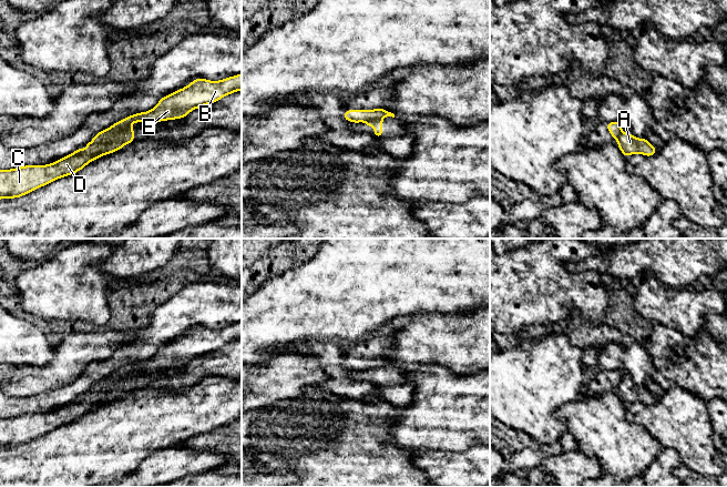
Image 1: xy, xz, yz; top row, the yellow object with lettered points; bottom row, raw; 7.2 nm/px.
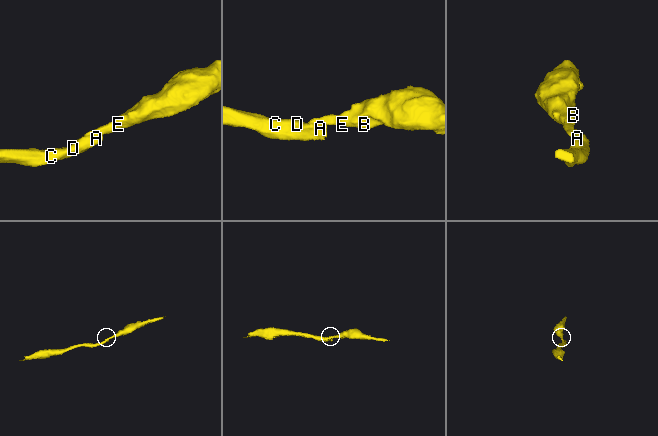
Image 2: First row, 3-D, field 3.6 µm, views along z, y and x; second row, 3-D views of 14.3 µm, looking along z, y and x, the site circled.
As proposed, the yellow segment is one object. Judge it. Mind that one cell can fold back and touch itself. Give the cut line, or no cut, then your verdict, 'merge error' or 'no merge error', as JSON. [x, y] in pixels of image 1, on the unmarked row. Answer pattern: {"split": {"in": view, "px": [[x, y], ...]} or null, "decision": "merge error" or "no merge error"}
{"split": {"in": "xy", "px": [[125, 378], [114, 384], [94, 386]]}, "decision": "merge error"}

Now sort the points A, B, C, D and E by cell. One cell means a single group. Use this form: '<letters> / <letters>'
A C D / B E

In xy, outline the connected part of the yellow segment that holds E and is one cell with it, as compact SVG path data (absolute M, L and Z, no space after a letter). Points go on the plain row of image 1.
M242 323L221 329L209 329L197 326L187 335L162 346L156 355L147 361L126 365L113 372L106 378L95 383L95 387L115 385L125 379L134 371L155 372L160 369L182 367L192 358L214 352L219 347L242 338Z

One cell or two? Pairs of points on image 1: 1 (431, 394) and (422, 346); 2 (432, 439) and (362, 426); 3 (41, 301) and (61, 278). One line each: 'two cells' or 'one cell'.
1: two cells
2: two cells
3: one cell

